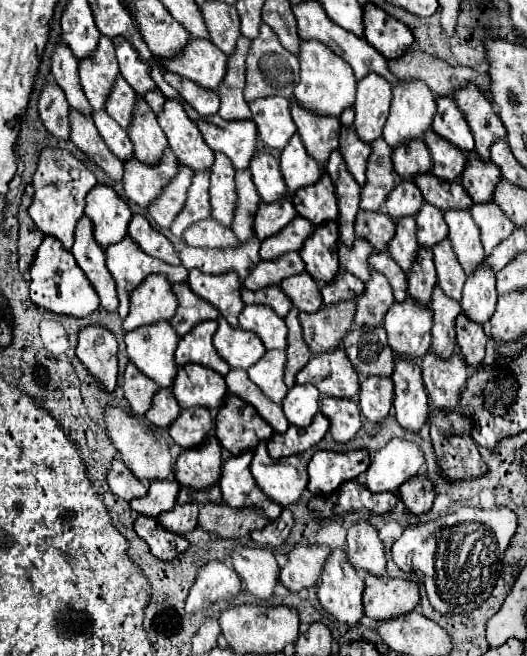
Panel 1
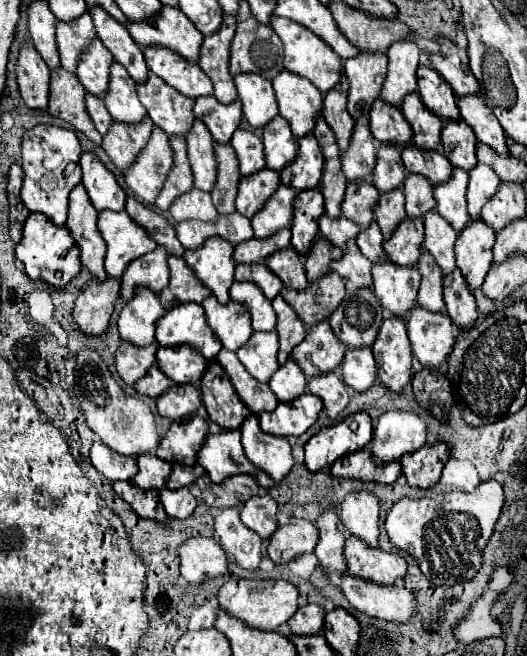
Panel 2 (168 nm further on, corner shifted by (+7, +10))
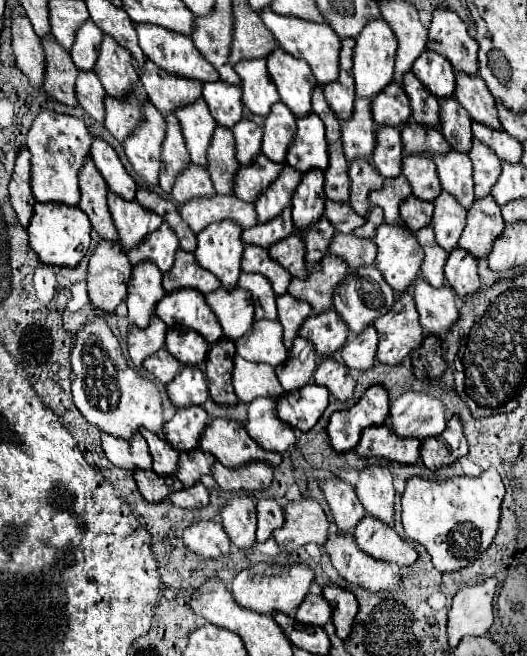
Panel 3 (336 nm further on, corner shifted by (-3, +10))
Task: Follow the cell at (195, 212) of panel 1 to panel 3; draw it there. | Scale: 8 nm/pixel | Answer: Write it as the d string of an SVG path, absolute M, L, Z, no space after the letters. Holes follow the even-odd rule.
M166 114L166 138L162 142L162 170L160 170L160 186L164 192L172 190L174 184L174 176L178 172L182 172L182 168L186 168L186 164L190 162L186 144L184 144L184 136L182 130L178 126L178 118L174 114Z

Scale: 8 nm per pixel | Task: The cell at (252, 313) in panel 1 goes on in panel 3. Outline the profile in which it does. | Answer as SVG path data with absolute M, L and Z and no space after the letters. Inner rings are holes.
M240 274L238 280L240 288L246 288L252 292L252 304L254 304L254 316L266 318L266 320L276 320L276 294L270 288L270 282L262 274Z

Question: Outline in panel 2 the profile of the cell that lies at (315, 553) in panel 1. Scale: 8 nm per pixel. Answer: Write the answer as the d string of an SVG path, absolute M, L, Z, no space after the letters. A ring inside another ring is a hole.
M292 518L288 524L278 526L268 544L268 558L274 564L288 564L298 554L308 554L318 542L318 528L300 518Z

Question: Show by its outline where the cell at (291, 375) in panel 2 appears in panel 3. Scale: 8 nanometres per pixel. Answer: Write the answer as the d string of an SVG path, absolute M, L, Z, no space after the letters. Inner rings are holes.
M298 336L284 364L278 364L276 374L286 392L298 390L310 382L316 368L316 348L310 340Z

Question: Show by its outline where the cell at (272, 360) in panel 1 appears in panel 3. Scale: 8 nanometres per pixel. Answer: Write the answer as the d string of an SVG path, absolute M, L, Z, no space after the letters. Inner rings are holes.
M254 320L250 332L236 340L236 350L250 362L282 364L288 358L288 350L282 344L282 324L276 320Z

